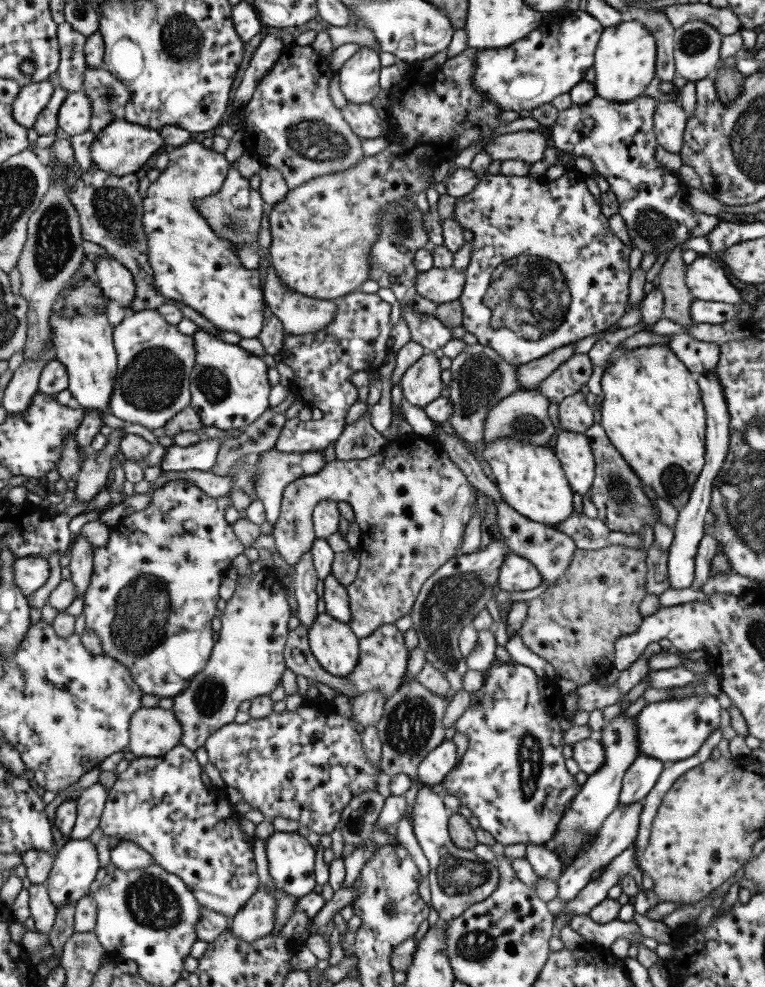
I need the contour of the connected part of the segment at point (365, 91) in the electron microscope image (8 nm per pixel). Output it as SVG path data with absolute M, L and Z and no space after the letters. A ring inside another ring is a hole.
M359 49L337 71L339 88L346 102L367 104L379 92L379 50Z

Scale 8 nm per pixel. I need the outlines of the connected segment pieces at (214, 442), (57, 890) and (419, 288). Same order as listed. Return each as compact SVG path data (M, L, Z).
M216 438L200 441L193 446L181 447L166 445L165 455L161 458L161 471L207 471L215 464L216 454L224 441Z
M88 838L64 840L60 843L52 857L52 867L44 884L51 904L59 908L65 904L75 904L77 900L85 897L99 867L94 844Z
M432 266L416 274L412 289L415 294L438 305L457 299L463 285L464 268L456 270L450 266L445 269Z

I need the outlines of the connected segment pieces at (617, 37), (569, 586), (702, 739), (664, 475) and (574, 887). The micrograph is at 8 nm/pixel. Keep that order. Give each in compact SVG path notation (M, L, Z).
M622 20L603 28L593 56L595 94L613 102L629 102L643 94L654 76L655 50L651 33L640 22Z
M608 545L599 549L575 549L563 574L554 580L543 593L525 602L527 610L518 630L522 643L553 666L557 678L584 685L606 674L614 659L614 642L617 637L633 634L642 617L637 606L645 596L646 551L622 545Z
M702 693L645 704L635 716L638 755L656 758L665 764L693 756L705 746L709 735L718 726L719 709L720 704L716 697Z
M652 344L626 349L604 369L600 388L599 420L609 443L643 485L650 486L657 497L663 498L675 509L682 507L688 501L689 493L704 464L705 409L695 375L686 369L668 345Z
M632 802L630 805L617 805L601 823L599 830L596 832L594 841L580 856L575 857L571 863L564 867L563 872L556 880L557 894L556 897L561 900L561 904L573 900L581 888L584 888L591 879L589 875L599 871L599 867L607 866L610 860L621 854L628 846L632 846L638 831L638 818L642 809L642 803Z

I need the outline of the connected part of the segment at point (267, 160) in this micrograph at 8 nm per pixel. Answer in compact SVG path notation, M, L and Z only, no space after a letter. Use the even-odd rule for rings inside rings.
M285 45L277 61L260 78L251 98L242 107L241 128L252 142L248 145L248 153L257 157L259 164L278 170L289 190L324 174L343 172L364 157L359 145L360 138L353 134L327 93L332 75L325 57L316 54L310 46Z

